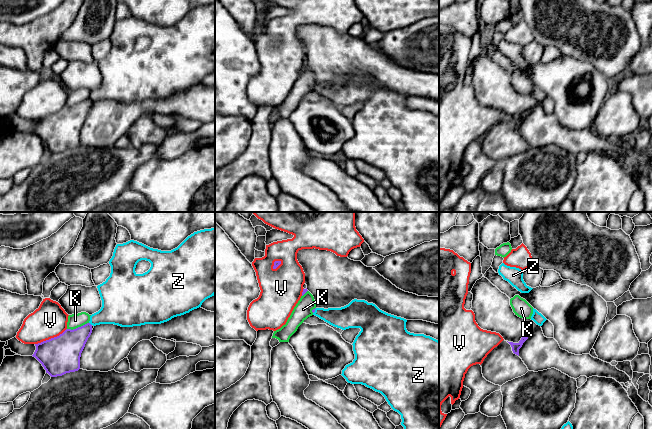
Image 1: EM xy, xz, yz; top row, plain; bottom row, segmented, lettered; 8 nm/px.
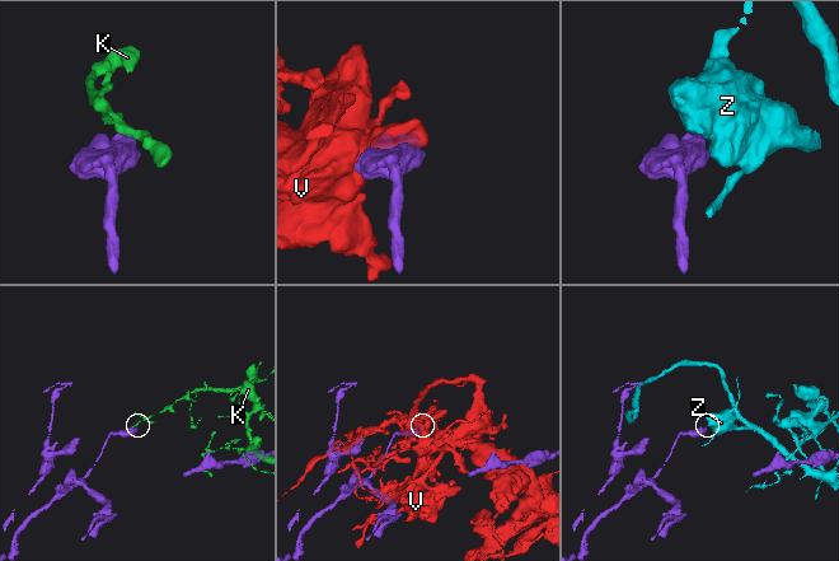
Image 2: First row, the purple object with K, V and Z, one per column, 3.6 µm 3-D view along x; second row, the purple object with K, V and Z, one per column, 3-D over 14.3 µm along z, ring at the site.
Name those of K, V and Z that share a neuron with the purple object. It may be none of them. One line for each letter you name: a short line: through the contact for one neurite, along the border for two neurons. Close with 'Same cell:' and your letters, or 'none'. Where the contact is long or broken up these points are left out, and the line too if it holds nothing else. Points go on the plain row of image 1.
Same cell: none

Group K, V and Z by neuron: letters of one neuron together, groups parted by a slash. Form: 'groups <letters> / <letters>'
groups K / V / Z

